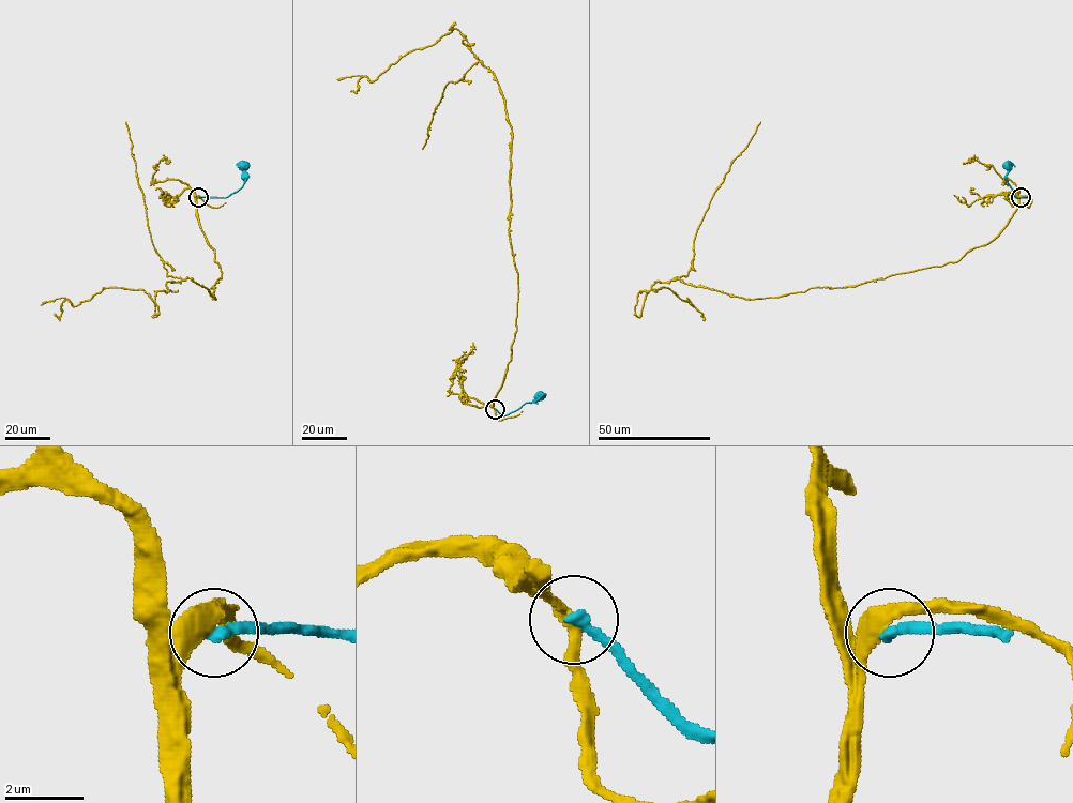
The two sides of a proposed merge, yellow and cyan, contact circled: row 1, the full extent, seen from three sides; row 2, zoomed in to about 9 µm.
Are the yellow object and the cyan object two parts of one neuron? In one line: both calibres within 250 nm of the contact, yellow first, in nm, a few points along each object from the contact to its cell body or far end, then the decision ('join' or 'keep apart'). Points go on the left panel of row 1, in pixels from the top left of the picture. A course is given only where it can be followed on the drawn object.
calibres 280 and 280 nm; course yellow (198, 196), (222, 271), (214, 299), (189, 278), (157, 291), (155, 317), (144, 290), (121, 287), (54, 314); course cyan (198, 197), (226, 198), (237, 192), (244, 182), (243, 165); keep apart

